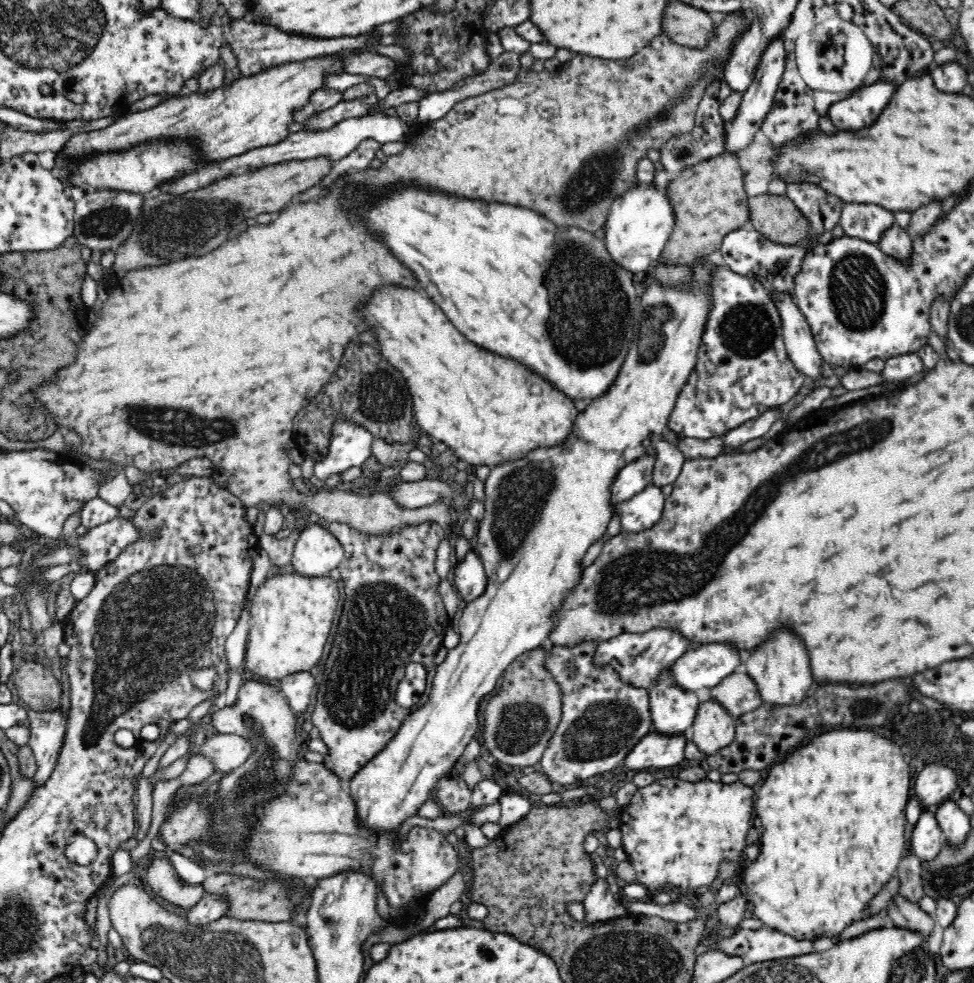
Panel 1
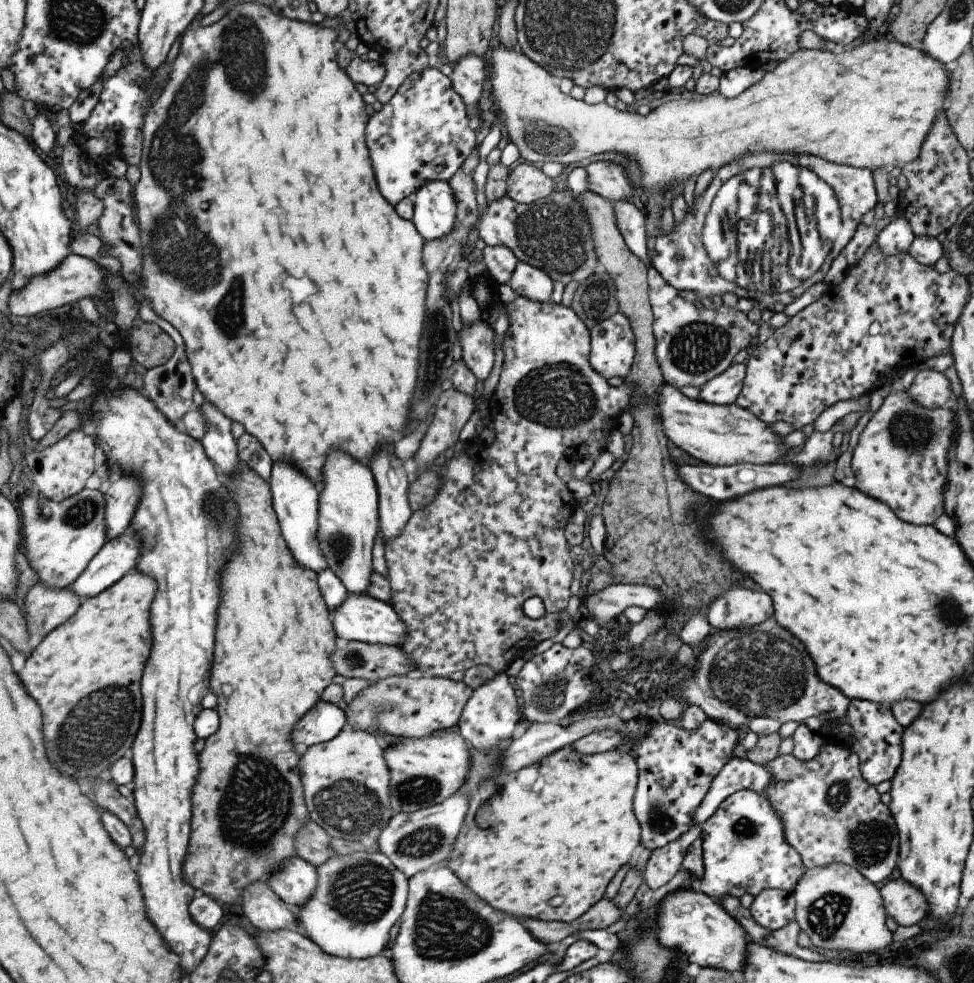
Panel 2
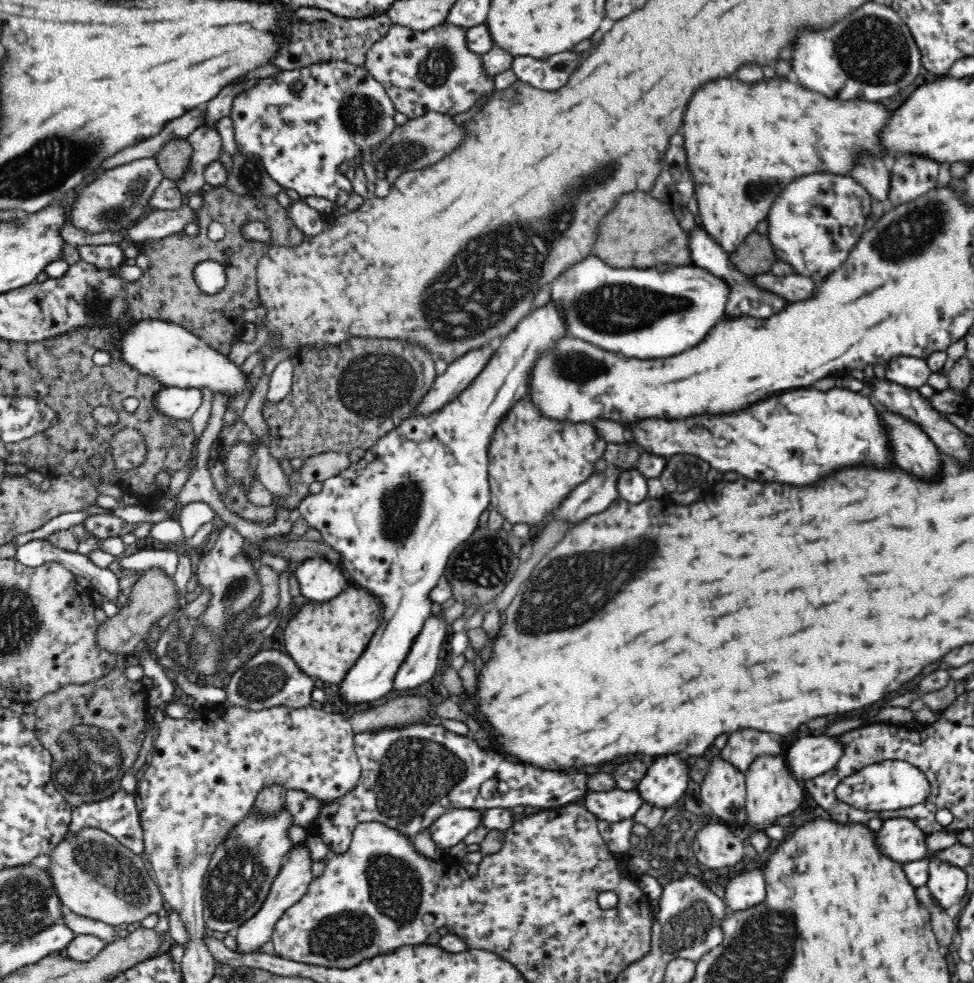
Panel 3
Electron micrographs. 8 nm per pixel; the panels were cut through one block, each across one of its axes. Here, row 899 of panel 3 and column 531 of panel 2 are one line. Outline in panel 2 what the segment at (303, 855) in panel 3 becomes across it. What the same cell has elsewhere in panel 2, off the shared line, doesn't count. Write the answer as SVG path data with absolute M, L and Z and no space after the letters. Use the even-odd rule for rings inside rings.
M526 262L516 264L509 280L509 286L518 296L524 296L532 302L550 300L554 288L553 280L548 276L548 272L532 264L526 264Z

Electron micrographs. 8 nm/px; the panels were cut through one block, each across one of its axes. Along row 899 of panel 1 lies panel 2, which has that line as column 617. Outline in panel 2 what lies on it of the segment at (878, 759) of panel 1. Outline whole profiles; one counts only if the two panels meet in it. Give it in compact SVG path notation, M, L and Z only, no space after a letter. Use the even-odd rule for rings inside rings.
M505 745L490 752L469 747L472 764L459 791L470 798L468 812L445 861L446 868L452 870L462 884L468 885L480 900L484 899L492 908L516 920L532 918L565 923L576 920L604 898L614 874L630 862L640 844L640 824L633 811L639 768L633 752L625 746L620 750L616 747L603 753L580 754L569 745L536 764L512 772L500 770ZM555 896L564 897L560 906L547 903Z

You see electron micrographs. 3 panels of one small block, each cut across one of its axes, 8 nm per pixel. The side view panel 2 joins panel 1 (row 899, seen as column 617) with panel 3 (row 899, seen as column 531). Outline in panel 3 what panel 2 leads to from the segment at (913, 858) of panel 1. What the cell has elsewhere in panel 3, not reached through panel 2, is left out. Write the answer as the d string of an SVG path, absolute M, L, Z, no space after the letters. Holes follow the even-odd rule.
M926 885L915 887L915 893L918 900L923 904L930 913L930 922L932 923L932 930L936 935L937 941L942 946L949 946L957 938L956 924L954 918L952 919L946 910L940 908L933 900L931 892Z

